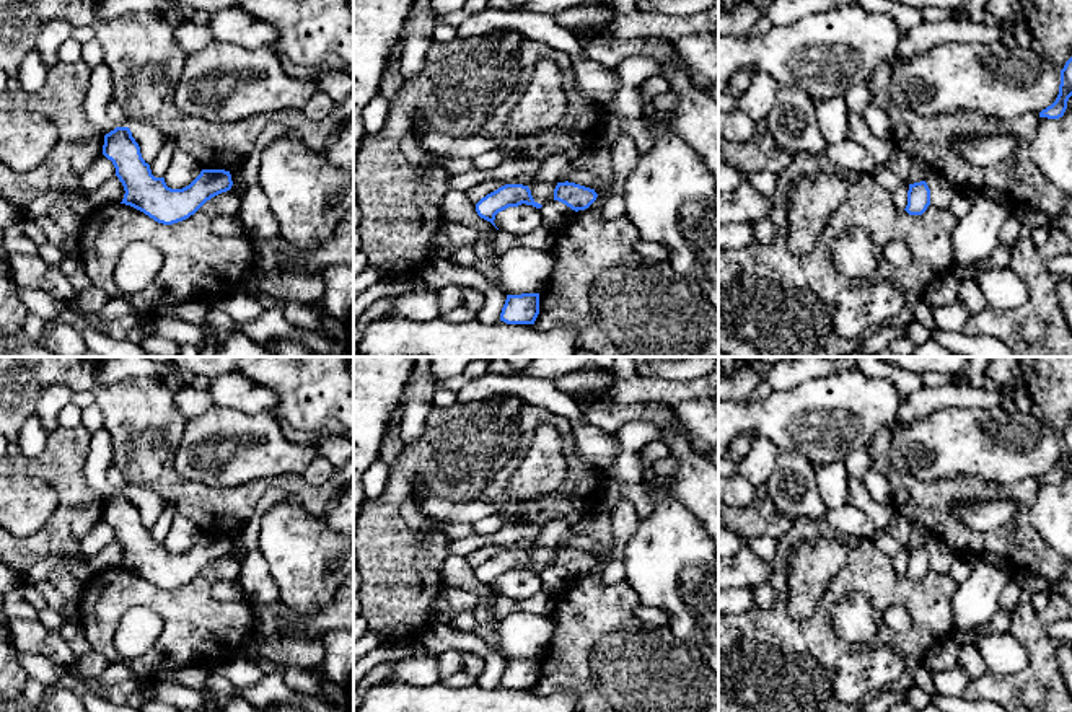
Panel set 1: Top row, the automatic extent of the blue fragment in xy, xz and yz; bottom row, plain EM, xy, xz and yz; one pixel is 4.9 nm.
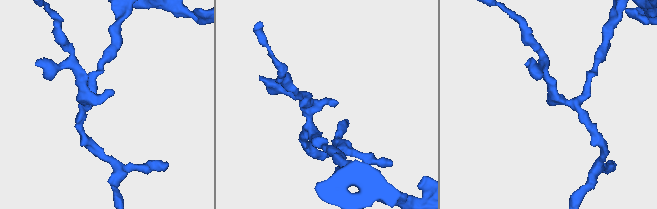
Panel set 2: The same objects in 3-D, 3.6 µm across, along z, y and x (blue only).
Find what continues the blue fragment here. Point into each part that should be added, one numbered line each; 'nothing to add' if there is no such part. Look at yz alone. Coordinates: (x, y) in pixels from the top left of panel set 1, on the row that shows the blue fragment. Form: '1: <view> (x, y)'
nothing to add

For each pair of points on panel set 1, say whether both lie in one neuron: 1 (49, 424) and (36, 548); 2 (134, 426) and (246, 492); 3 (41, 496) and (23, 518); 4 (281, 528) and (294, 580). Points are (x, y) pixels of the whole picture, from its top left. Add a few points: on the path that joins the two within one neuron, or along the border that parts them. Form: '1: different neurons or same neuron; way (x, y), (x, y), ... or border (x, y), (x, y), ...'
1: different neurons; border (57, 426), (49, 434)
2: same neuron; way (149, 458), (191, 499), (214, 499)
3: same neuron; way (36, 501), (23, 514)
4: same neuron; way (292, 541), (294, 567)

